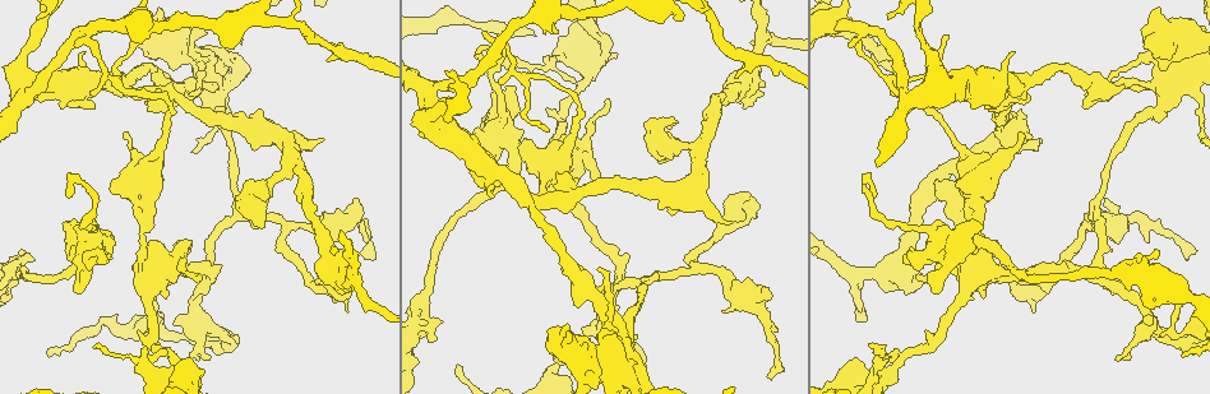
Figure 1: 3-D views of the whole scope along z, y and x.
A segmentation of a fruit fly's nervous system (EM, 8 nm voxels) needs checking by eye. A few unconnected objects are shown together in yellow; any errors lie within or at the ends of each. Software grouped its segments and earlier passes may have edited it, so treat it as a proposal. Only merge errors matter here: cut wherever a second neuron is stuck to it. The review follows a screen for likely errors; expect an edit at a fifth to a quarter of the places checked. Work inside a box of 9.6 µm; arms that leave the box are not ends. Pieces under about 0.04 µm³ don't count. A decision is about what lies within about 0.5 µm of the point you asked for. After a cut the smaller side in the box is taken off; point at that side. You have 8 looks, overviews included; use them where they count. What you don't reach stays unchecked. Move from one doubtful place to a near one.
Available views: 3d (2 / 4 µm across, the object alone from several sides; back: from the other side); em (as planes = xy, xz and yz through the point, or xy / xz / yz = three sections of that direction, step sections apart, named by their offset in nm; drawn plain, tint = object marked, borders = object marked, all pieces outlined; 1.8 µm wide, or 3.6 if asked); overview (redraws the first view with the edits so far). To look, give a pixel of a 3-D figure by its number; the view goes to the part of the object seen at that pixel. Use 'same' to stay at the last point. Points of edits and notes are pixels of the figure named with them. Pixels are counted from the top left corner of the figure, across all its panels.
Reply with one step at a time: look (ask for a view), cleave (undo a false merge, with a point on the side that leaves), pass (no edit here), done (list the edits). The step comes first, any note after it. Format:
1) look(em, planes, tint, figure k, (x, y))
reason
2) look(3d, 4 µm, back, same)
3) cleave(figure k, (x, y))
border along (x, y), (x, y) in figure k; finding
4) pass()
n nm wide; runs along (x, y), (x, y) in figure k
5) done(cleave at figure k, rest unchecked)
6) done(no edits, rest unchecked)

look(em, planes, plain, figure 1, (228, 346))
two arms at a narrow angle

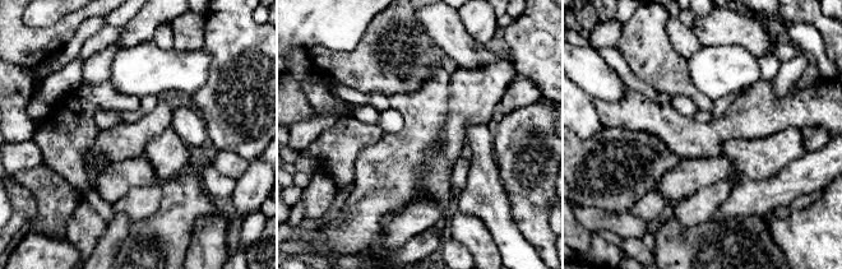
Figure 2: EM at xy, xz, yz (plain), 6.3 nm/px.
look(em, planes, borders, same)
what lies round it

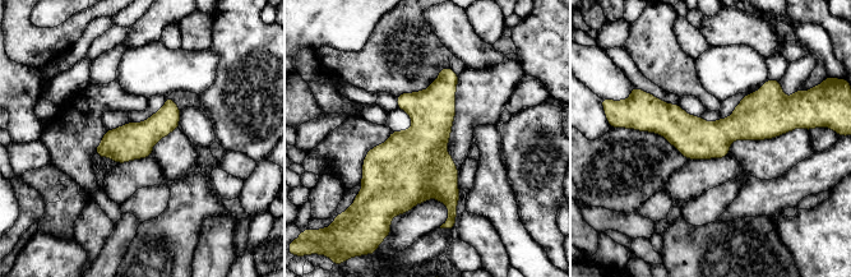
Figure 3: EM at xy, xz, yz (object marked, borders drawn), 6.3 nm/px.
pass()
220 nm wide; all the same neuron

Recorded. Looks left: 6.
look(em, xz, step 8, tint, figure 1, (1101, 220))

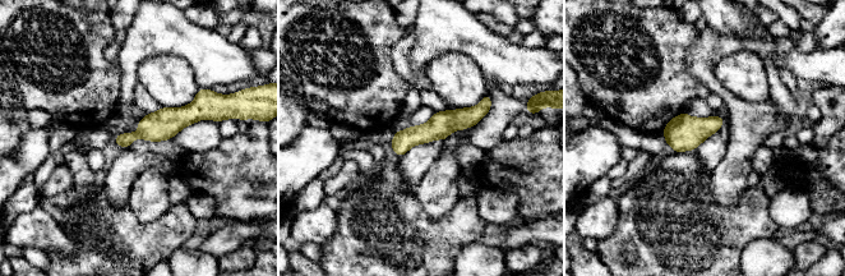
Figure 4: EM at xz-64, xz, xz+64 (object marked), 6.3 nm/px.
look(em, yz, step 16, tint, same)

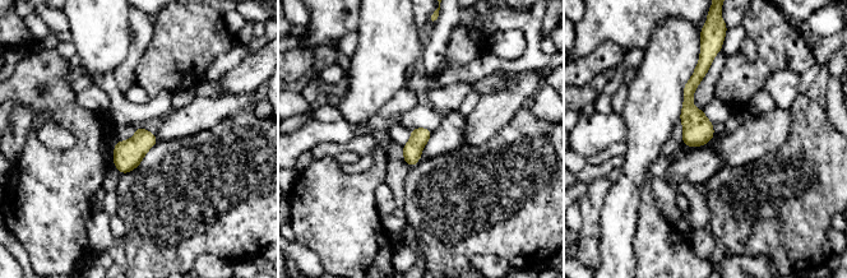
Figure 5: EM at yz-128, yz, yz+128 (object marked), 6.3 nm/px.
pass()
runs along (700, 64), (688, 92), (692, 143) in figure 5; one neuron here

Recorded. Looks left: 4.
look(3d, 4 µm, figure 1, (165, 272))
sudden change in width

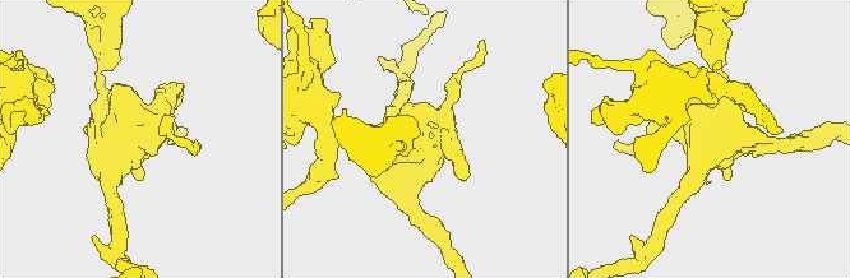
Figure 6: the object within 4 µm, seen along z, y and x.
look(em, xy, step 4, tint, figure 6, (133, 143))

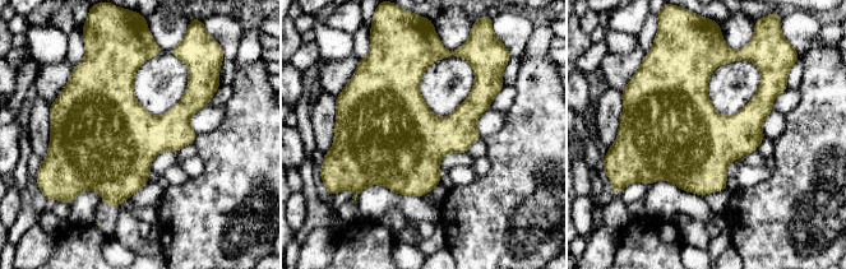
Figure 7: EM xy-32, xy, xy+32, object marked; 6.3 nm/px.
look(em, planes, borders, same)
another direction

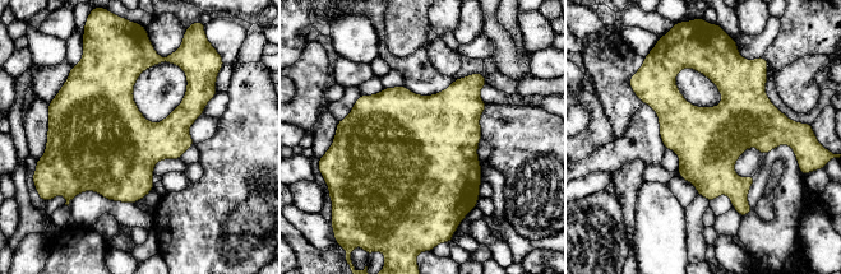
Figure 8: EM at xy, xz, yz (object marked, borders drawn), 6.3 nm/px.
pass()
all the same neuron

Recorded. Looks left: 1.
done(no edits, rest unchecked)

